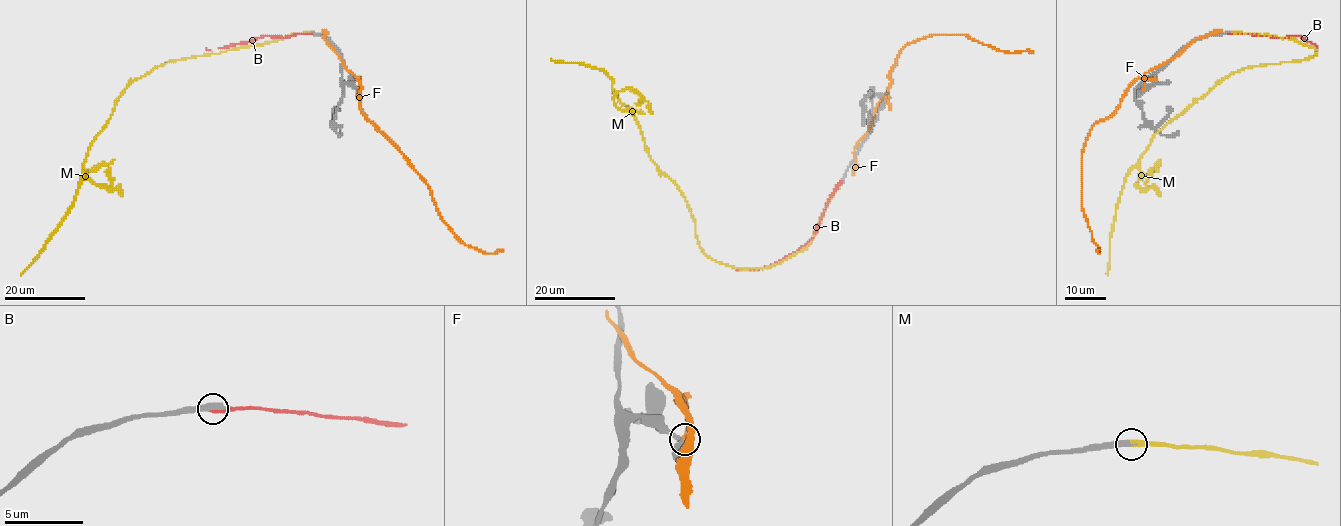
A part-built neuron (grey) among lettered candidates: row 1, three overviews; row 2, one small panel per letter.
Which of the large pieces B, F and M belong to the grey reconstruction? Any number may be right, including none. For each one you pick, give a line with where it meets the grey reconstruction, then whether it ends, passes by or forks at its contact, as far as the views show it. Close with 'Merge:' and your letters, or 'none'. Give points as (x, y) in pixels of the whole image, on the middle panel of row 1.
M: meets grey at (839, 186); it ends there
Merge: M

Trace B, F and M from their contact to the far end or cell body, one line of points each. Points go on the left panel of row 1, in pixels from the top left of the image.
B: (309, 33), (265, 36), (206, 50)
F: (359, 89), (360, 108), (427, 185), (437, 214), (456, 237), (482, 251), (502, 249)
M: (309, 33), (170, 61), (135, 79), (117, 98), (109, 120), (87, 152), (70, 211), (40, 255), (20, 275)

